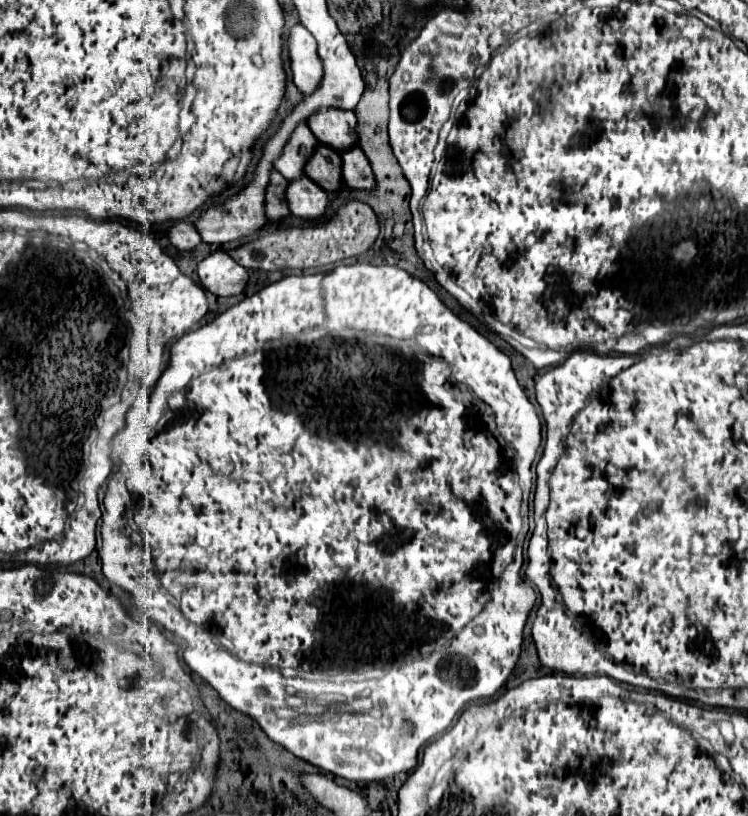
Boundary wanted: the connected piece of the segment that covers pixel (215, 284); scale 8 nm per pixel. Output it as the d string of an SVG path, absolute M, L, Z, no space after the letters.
M211 251L199 265L197 275L201 285L219 297L239 295L249 279L247 269L235 263L225 251Z

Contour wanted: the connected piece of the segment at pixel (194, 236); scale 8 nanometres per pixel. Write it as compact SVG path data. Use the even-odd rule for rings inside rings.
M175 221L173 227L167 229L167 237L181 251L183 249L189 251L189 249L193 249L193 247L197 247L201 243L199 233L195 231L193 223L189 223L189 221Z

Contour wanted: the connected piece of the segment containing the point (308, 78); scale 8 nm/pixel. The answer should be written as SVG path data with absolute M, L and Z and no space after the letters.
M293 25L289 31L289 59L293 83L303 95L311 95L323 75L321 61L317 57L317 43L303 25Z

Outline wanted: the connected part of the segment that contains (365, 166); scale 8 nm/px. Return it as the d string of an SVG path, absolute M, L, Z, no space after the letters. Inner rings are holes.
M353 147L341 153L341 161L343 161L341 175L349 187L357 187L357 189L373 187L373 173L371 173L369 161L359 147Z

